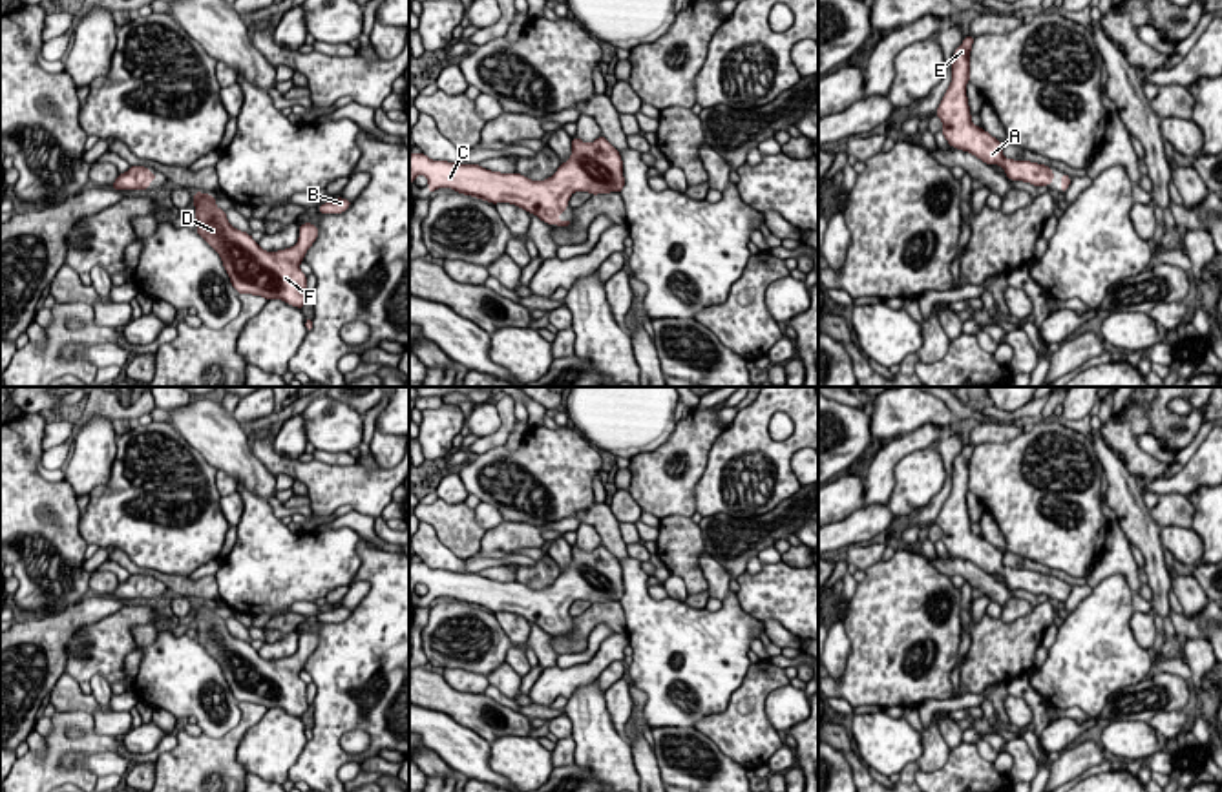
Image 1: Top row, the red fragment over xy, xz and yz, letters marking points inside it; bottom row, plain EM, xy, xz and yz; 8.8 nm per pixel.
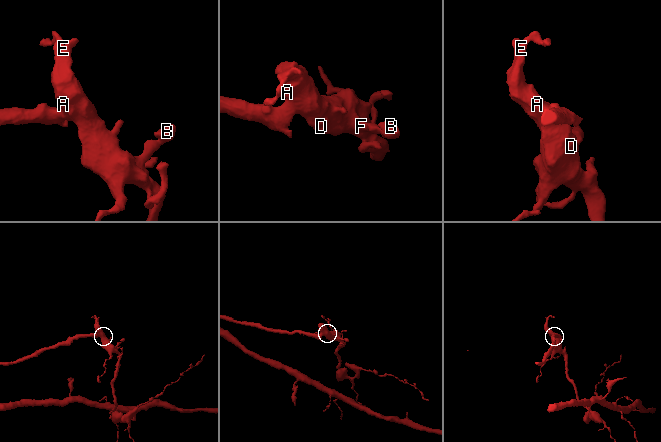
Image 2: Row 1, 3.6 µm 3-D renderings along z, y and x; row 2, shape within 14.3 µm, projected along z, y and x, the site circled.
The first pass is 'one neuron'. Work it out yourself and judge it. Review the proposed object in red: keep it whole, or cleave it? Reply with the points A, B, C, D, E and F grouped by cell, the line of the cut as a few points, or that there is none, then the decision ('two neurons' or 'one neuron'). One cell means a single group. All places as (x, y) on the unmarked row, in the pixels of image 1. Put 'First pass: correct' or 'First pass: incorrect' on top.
First pass: correct
groups A B C D E F; cut none; one neuron

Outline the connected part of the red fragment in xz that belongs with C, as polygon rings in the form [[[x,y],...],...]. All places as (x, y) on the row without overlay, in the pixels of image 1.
[[[601,544],[586,553],[572,546],[572,566],[544,589],[532,589],[521,582],[500,582],[479,573],[433,569],[424,562],[409,562],[409,593],[416,584],[429,591],[427,600],[451,597],[491,613],[510,611],[541,630],[568,635],[557,626],[566,620],[574,600],[619,602],[625,595],[621,562]]]

